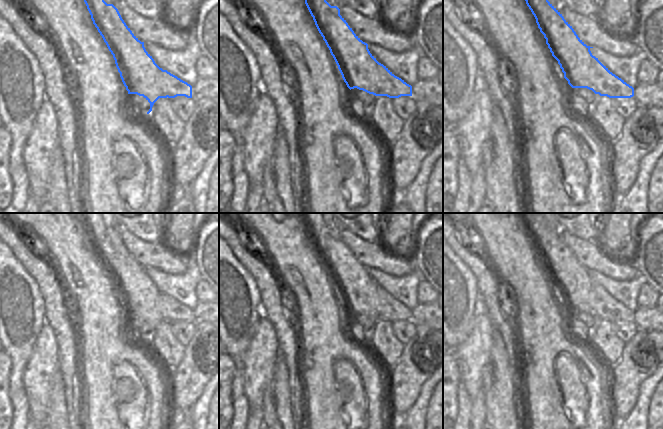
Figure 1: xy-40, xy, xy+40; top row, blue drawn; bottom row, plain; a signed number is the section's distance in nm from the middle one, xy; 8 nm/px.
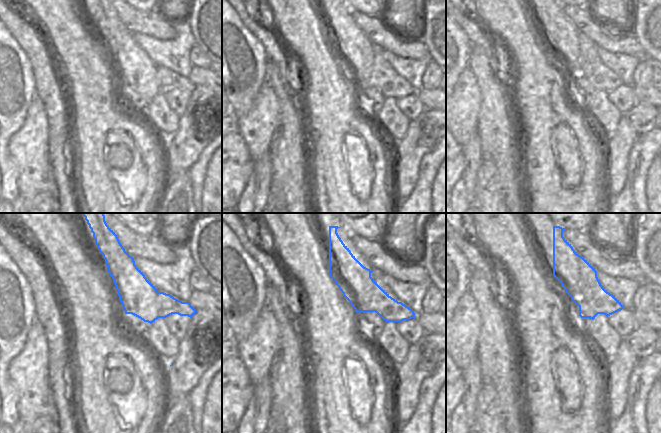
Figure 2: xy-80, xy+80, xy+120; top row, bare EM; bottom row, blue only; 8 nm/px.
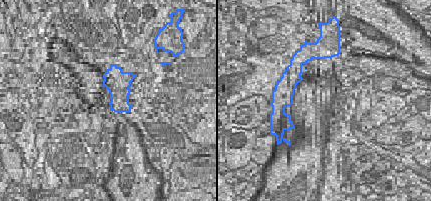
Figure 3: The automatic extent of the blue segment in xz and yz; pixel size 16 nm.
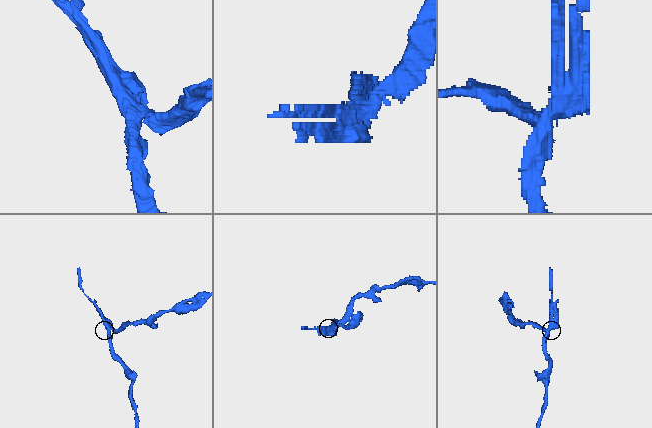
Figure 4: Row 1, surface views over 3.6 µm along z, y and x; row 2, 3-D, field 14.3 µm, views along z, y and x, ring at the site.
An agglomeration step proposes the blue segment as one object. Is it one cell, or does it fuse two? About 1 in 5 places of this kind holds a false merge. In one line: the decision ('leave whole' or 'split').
split

